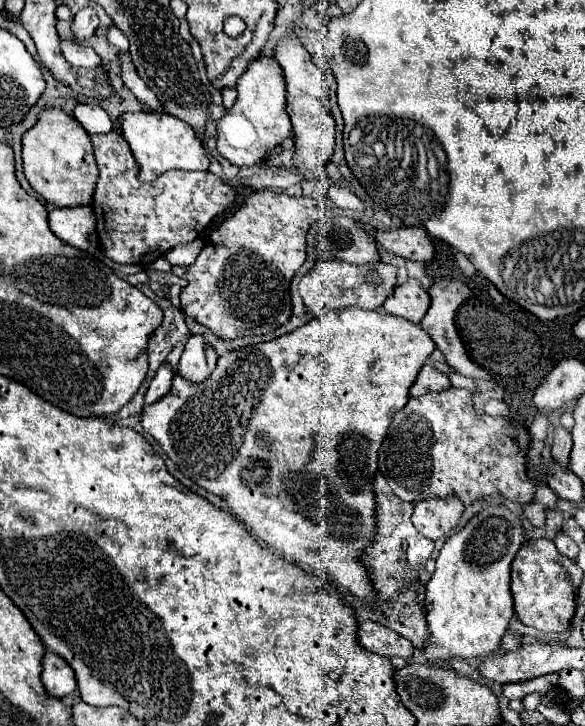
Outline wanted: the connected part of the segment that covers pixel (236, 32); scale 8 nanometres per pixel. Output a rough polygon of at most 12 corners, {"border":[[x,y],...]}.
{"border":[[237,16],[224,21],[223,31],[233,38],[245,30],[245,23]]}

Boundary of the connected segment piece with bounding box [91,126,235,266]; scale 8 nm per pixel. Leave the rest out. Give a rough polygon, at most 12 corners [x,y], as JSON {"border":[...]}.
{"border":[[117,126],[91,136],[99,246],[149,266],[235,202],[211,172],[137,182]]}

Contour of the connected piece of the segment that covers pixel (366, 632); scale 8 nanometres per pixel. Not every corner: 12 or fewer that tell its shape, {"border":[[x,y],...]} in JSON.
{"border":[[359,622],[357,642],[379,656],[413,656],[413,644],[379,622]]}

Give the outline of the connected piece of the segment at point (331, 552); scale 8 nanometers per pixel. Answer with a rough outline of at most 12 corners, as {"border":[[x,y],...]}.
{"border":[[343,308],[143,428],[277,556],[373,598],[377,450],[435,350]]}

